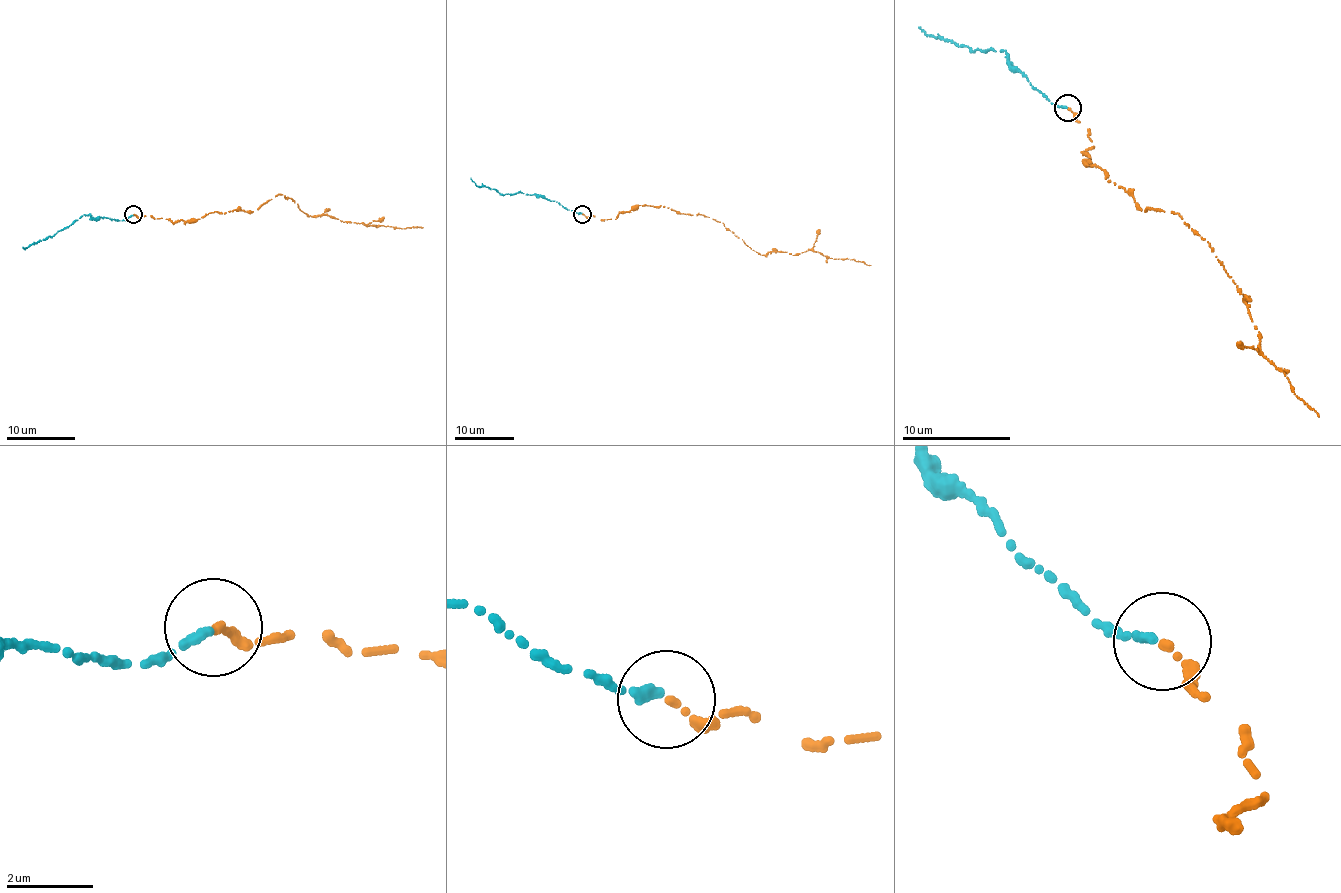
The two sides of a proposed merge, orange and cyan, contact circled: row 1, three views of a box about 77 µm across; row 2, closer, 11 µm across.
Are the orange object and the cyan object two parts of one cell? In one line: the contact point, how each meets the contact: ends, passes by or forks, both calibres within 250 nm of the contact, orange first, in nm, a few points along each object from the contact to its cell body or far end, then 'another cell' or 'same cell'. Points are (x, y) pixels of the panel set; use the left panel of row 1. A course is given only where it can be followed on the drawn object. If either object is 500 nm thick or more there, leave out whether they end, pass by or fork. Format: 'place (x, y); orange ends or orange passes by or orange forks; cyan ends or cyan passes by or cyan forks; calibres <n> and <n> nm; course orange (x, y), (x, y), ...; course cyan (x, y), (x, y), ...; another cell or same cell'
place (133, 214); orange ends; cyan ends; calibres 180 and 220 nm; course orange (133, 215), (174, 222), (215, 212), (252, 211), (281, 193), (309, 215), (422, 227); course cyan (132, 215), (116, 220), (84, 215), (52, 236), (23, 247); same cell

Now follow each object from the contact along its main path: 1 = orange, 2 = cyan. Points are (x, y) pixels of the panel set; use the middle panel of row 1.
1: (582, 214), (615, 219), (620, 211), (645, 204), (669, 207), (719, 221), (760, 254), (813, 250), (870, 265)
2: (581, 213), (565, 209), (557, 201), (519, 192), (503, 195), (486, 186), (477, 186), (471, 178)

